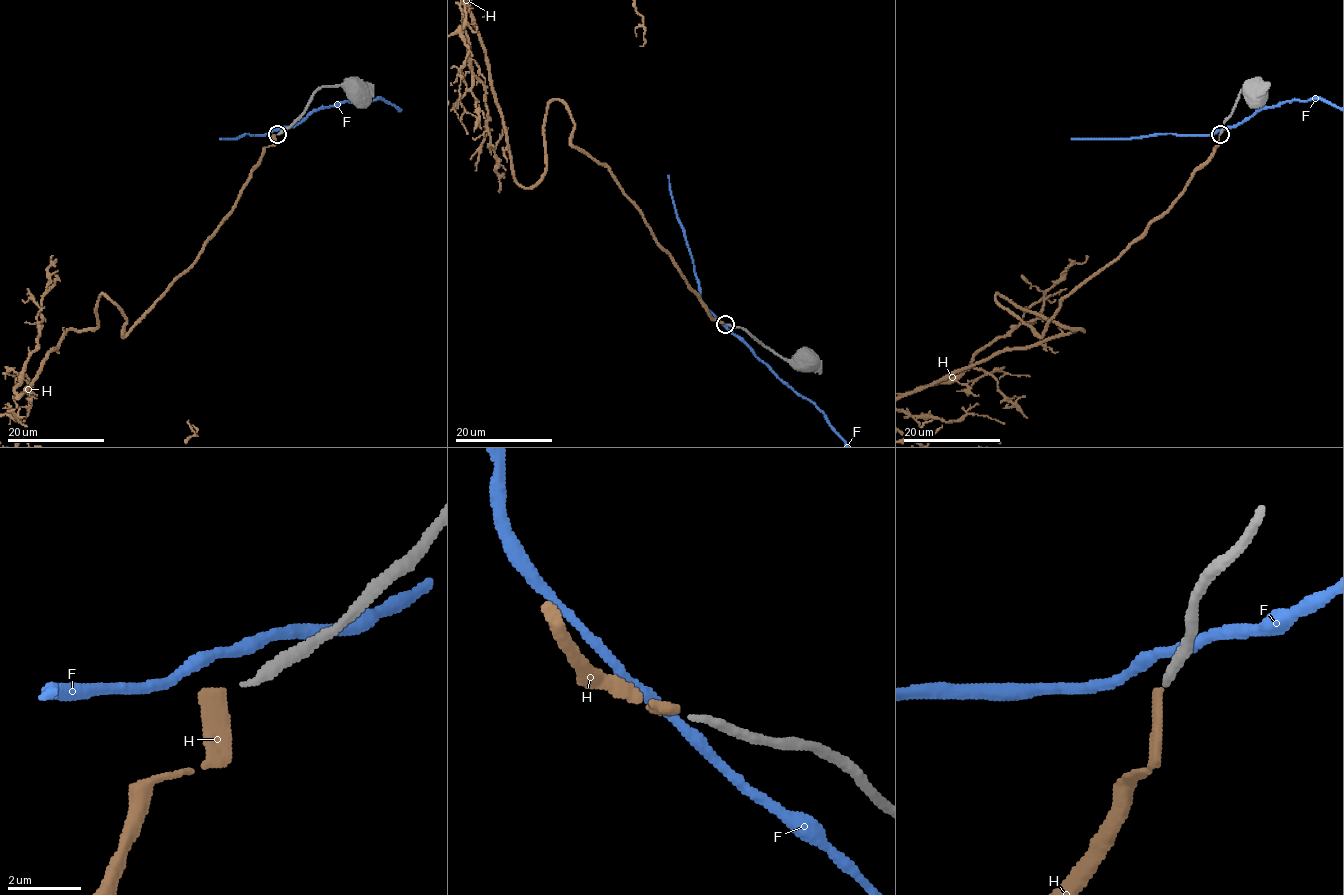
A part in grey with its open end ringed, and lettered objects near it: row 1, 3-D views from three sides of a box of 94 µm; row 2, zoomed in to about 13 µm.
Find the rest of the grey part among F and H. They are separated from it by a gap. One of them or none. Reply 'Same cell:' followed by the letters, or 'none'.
Same cell: H

